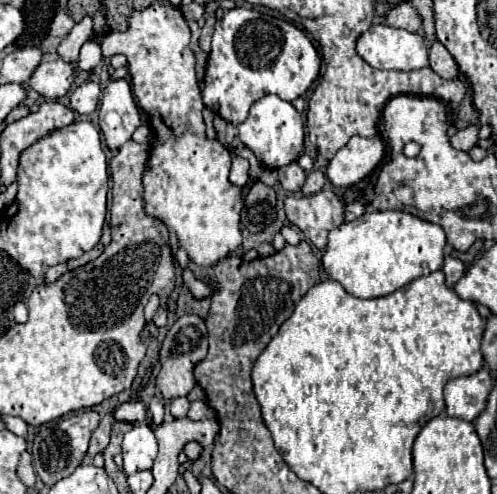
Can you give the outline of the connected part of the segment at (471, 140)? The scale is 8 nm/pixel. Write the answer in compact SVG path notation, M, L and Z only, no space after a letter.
M469 126L465 130L459 130L455 136L451 136L451 146L457 150L471 150L477 144L477 126Z

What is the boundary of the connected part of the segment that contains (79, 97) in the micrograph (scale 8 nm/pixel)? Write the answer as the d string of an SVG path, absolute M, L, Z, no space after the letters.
M85 82L71 94L71 108L79 114L91 114L101 100L101 88L97 82Z

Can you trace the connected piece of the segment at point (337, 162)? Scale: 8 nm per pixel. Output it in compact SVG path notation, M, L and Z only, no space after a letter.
M353 136L327 166L327 178L333 186L353 186L367 178L383 158L383 142L379 136Z

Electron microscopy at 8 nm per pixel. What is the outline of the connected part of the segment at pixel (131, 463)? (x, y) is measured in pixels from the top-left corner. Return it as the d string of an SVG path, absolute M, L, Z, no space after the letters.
M135 424L123 438L123 470L127 476L153 466L157 456L157 438L145 424Z

